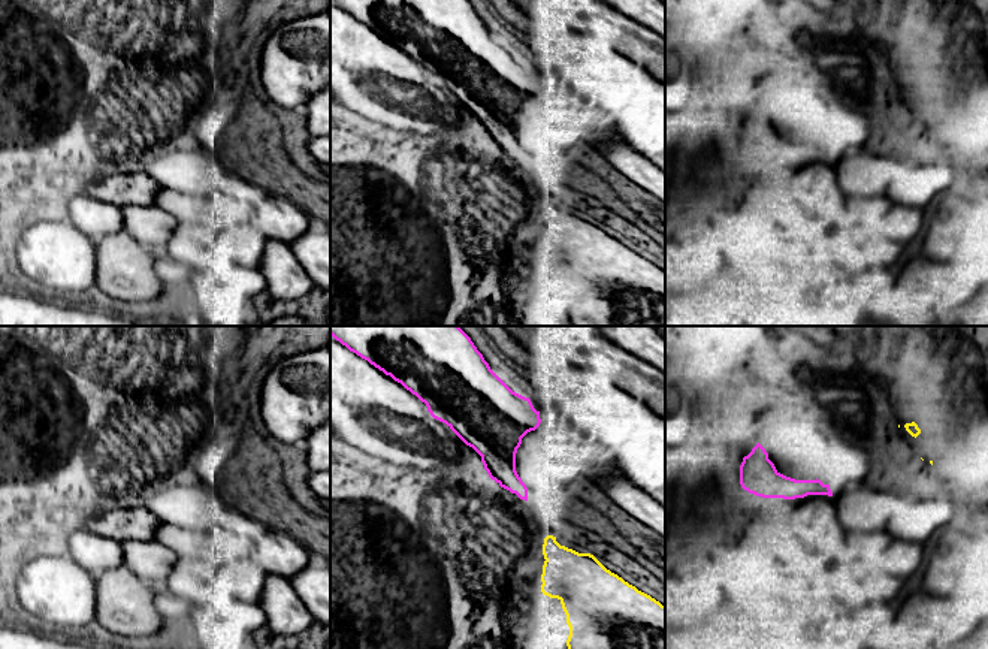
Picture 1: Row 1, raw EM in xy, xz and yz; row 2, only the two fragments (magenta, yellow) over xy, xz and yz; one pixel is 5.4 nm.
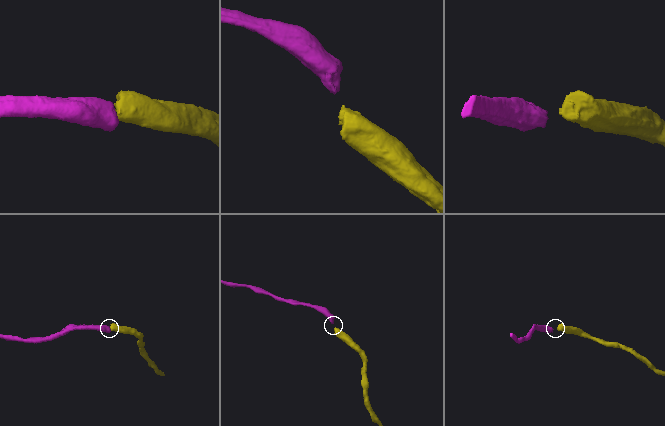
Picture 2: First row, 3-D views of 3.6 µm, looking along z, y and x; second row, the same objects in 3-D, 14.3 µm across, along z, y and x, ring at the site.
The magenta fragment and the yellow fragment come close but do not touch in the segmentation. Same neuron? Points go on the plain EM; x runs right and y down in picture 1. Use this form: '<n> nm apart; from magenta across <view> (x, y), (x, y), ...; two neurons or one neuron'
220 nm apart; from magenta across xz (526, 165), (547, 201); one neuron

